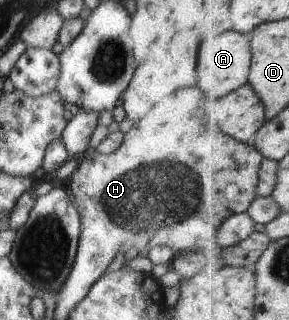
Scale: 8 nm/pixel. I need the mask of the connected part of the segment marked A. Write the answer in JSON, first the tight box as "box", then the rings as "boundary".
{"box":[198,32,253,99],"boundary":[[[226,32],[224,36],[210,36],[200,42],[198,50],[198,88],[203,94],[210,95],[213,99],[228,96],[242,87],[251,79],[253,67],[252,35],[241,32]]]}

